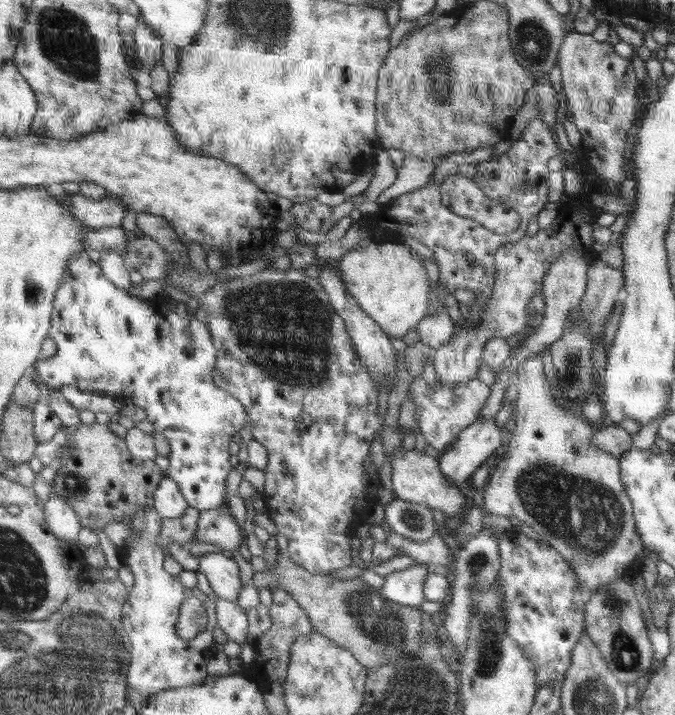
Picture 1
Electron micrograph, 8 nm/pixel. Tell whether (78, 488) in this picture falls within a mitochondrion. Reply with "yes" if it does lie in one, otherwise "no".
yes

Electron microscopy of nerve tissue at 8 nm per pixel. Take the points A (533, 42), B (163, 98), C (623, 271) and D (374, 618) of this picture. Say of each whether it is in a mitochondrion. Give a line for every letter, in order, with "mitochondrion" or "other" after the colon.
A: mitochondrion
B: other
C: other
D: mitochondrion

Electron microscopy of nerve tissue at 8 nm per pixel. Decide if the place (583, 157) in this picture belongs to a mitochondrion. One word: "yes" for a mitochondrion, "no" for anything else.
no

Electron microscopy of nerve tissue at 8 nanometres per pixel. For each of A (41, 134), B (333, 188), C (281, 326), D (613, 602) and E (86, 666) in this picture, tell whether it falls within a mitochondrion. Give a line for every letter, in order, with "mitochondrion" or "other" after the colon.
A: other
B: other
C: mitochondrion
D: mitochondrion
E: mitochondrion

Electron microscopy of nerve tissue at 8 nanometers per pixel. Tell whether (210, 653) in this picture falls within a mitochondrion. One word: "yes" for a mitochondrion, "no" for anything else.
no

